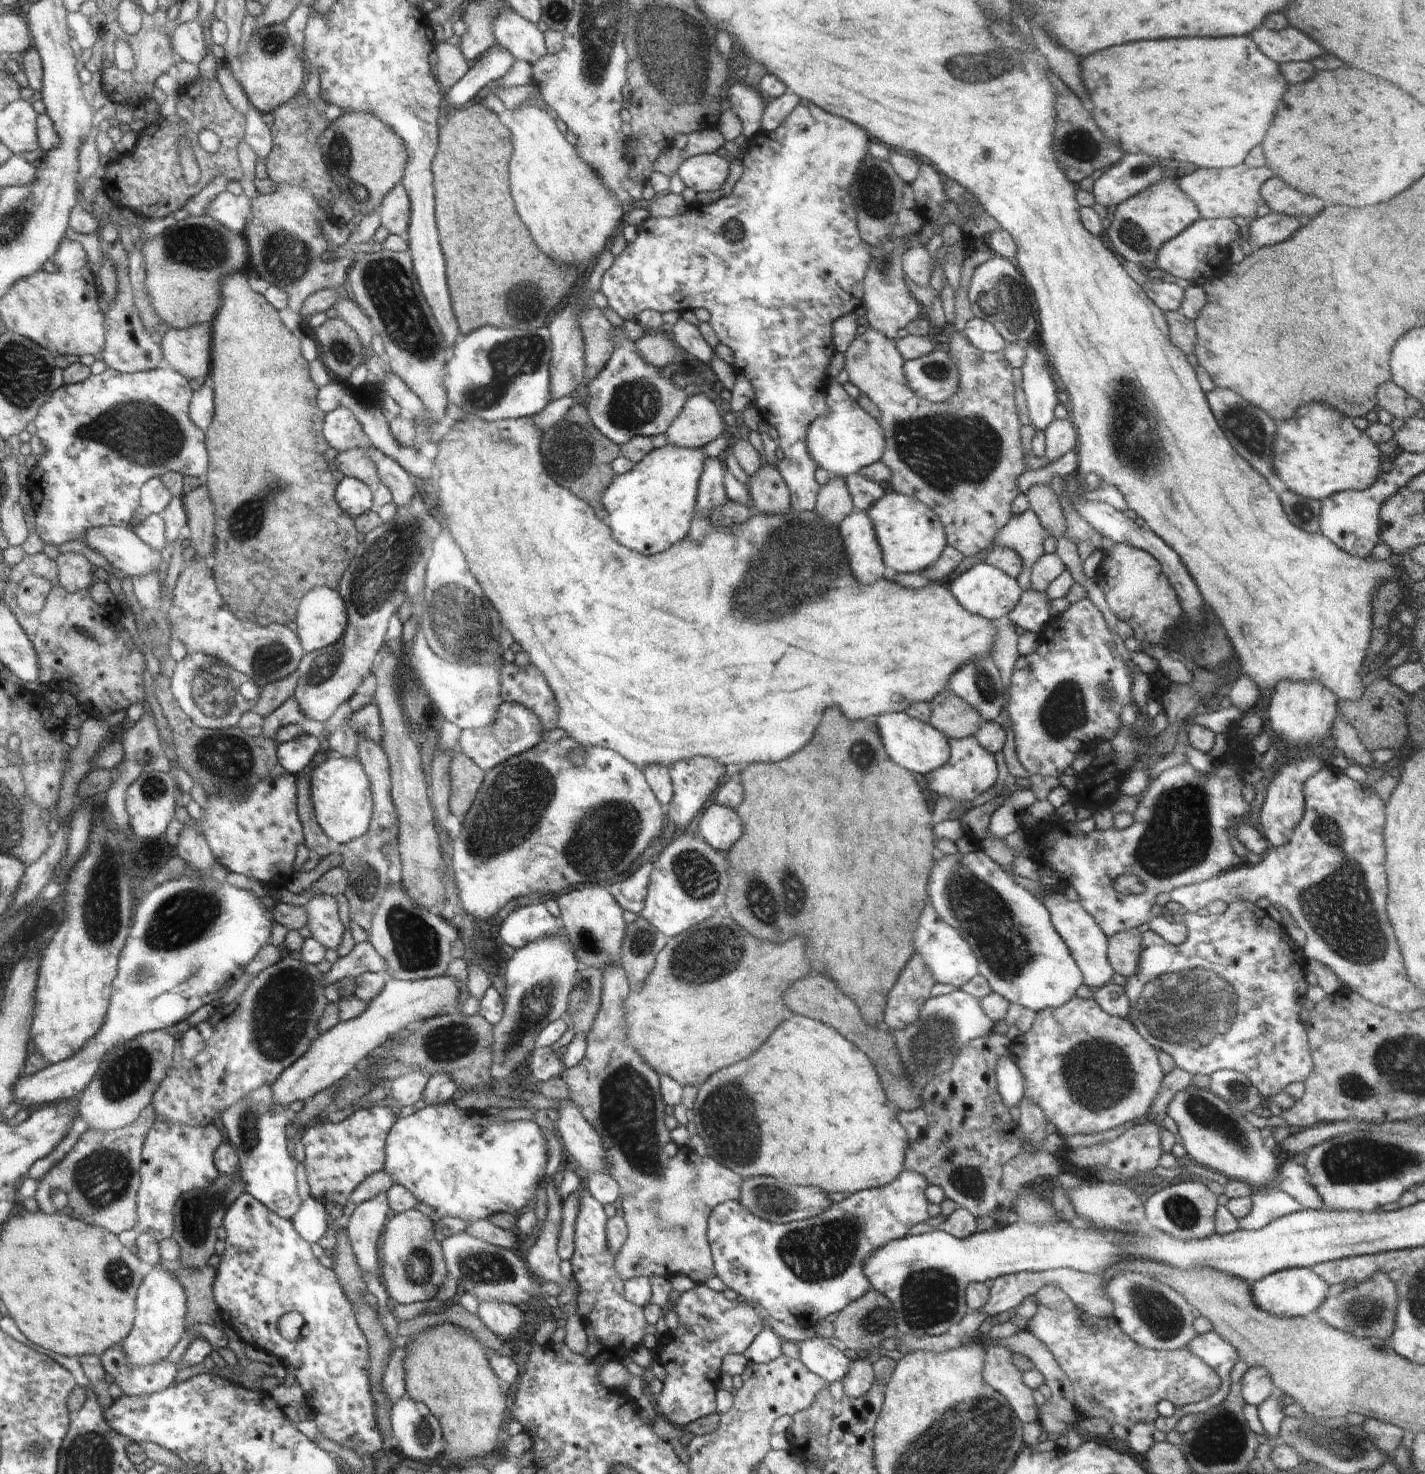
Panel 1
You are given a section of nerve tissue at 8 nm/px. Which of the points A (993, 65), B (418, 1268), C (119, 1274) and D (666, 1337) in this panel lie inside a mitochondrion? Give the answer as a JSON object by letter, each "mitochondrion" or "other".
{"A":"mitochondrion","B":"mitochondrion","C":"mitochondrion","D":"other"}

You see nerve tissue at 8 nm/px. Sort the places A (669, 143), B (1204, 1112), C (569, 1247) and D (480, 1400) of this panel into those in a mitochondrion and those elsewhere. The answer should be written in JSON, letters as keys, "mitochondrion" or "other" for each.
{"A":"other","B":"mitochondrion","C":"other","D":"other"}

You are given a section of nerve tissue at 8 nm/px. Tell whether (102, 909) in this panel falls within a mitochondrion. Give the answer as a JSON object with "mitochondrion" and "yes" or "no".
{"mitochondrion":"yes"}

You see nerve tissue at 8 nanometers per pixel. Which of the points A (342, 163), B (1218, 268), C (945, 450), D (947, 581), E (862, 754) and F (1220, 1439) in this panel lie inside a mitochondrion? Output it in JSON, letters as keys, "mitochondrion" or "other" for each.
{"A":"mitochondrion","B":"other","C":"mitochondrion","D":"other","E":"mitochondrion","F":"mitochondrion"}

